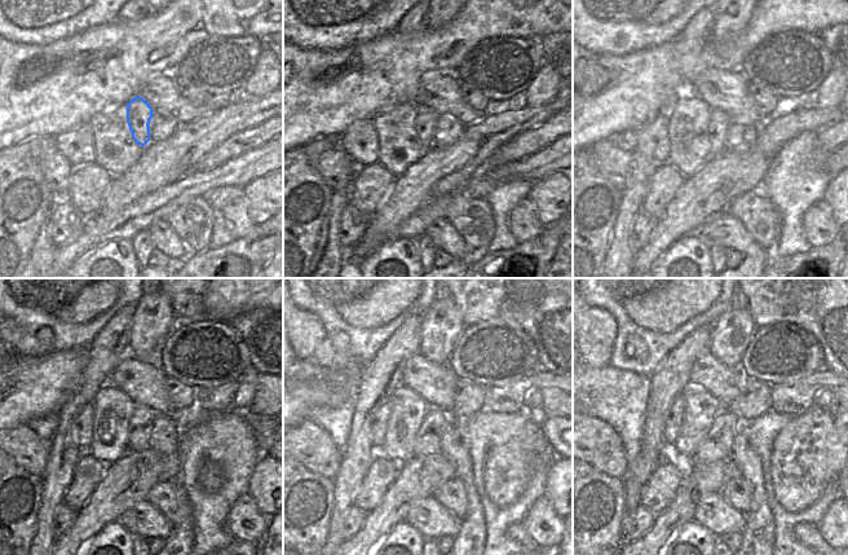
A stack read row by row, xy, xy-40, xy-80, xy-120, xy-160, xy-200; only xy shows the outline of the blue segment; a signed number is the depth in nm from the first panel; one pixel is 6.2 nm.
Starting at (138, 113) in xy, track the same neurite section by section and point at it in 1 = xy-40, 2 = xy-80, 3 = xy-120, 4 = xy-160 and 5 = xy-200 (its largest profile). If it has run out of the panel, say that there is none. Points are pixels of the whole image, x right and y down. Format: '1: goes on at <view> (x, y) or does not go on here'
1: goes on at xy-40 (427, 118)
2: goes on at xy-80 (719, 123)
3: goes on at xy-120 (142, 418)
4: goes on at xy-160 (427, 441)
5: goes on at xy-200 (716, 445)

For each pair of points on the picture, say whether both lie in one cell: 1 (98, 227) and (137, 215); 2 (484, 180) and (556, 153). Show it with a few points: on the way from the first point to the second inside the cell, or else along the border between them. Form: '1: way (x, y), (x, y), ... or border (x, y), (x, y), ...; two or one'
1: way (107, 227), (114, 227), (128, 216); one
2: way (502, 175), (538, 166); one

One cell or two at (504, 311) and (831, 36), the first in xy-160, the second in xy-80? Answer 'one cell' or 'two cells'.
one cell

